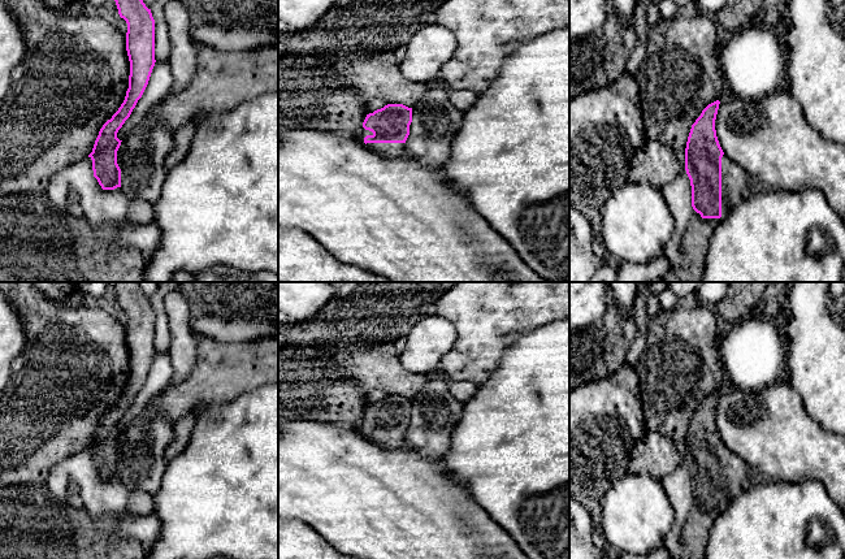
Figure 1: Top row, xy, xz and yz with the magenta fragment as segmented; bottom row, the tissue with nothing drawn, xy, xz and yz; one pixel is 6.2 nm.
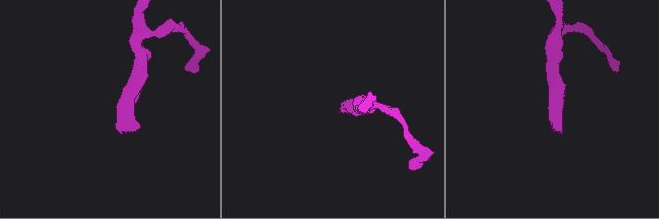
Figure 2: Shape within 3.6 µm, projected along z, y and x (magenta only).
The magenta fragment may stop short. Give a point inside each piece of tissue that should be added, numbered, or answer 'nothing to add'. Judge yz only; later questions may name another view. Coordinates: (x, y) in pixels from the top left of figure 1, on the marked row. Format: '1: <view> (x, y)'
1: yz (736, 185)

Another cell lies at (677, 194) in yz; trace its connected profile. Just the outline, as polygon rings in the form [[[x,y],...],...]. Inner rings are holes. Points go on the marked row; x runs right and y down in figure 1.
[[[685,151],[676,152],[676,155],[680,162],[680,176],[660,188],[663,198],[675,217],[675,230],[670,242],[663,247],[660,256],[673,261],[679,259],[680,242],[693,212],[692,186],[685,170]]]

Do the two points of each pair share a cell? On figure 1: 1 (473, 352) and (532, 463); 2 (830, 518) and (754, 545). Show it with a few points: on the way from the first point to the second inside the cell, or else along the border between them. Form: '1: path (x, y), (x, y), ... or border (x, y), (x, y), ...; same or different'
1: border (503, 352), (497, 369), (477, 386); different
2: path (811, 512), (787, 512), (772, 527); same

